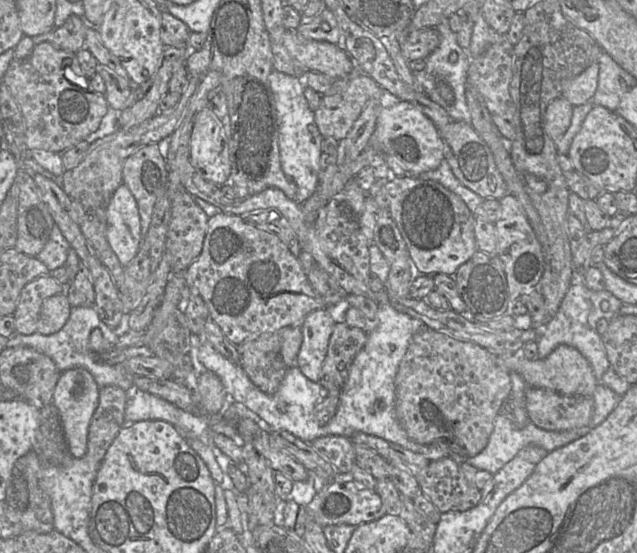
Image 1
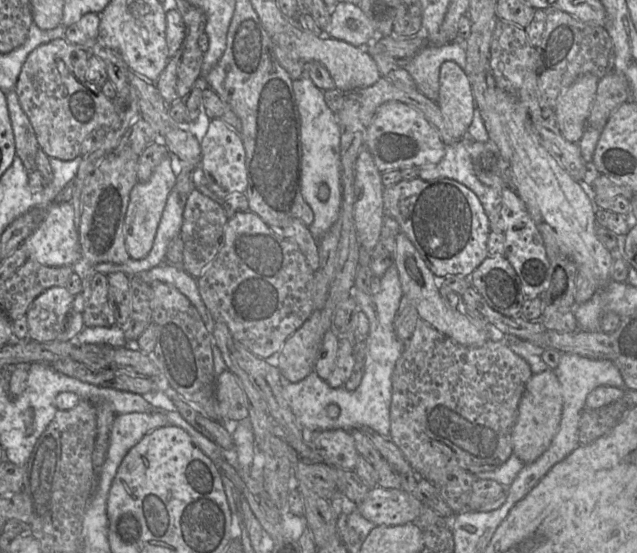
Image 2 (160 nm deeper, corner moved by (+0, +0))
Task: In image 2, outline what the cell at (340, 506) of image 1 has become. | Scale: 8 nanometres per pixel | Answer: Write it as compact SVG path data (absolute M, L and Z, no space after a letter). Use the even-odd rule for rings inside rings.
M371 488L365 498L356 503L359 513L376 526L403 525L415 522L422 503L403 489Z

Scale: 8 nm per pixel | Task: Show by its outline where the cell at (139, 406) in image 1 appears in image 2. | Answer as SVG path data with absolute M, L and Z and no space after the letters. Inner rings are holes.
M132 412L132 413L126 413L126 414L122 414L122 415L117 415L117 417L114 419L114 422L118 422L118 432L122 432L122 442L118 444L118 449L117 449L117 452L116 452L116 453L117 453L117 454L116 454L116 464L118 464L118 466L117 466L117 468L116 468L115 475L116 475L116 473L117 473L117 470L118 470L118 467L119 467L121 461L123 460L123 458L124 458L124 456L127 454L127 452L128 452L134 445L136 445L147 433L149 433L150 431L152 431L152 430L154 430L154 429L156 429L156 428L160 428L160 427L164 427L164 426L171 425L171 423L168 421L168 419L166 418L166 416L164 416L163 414L158 413L158 412L151 412L151 413Z

